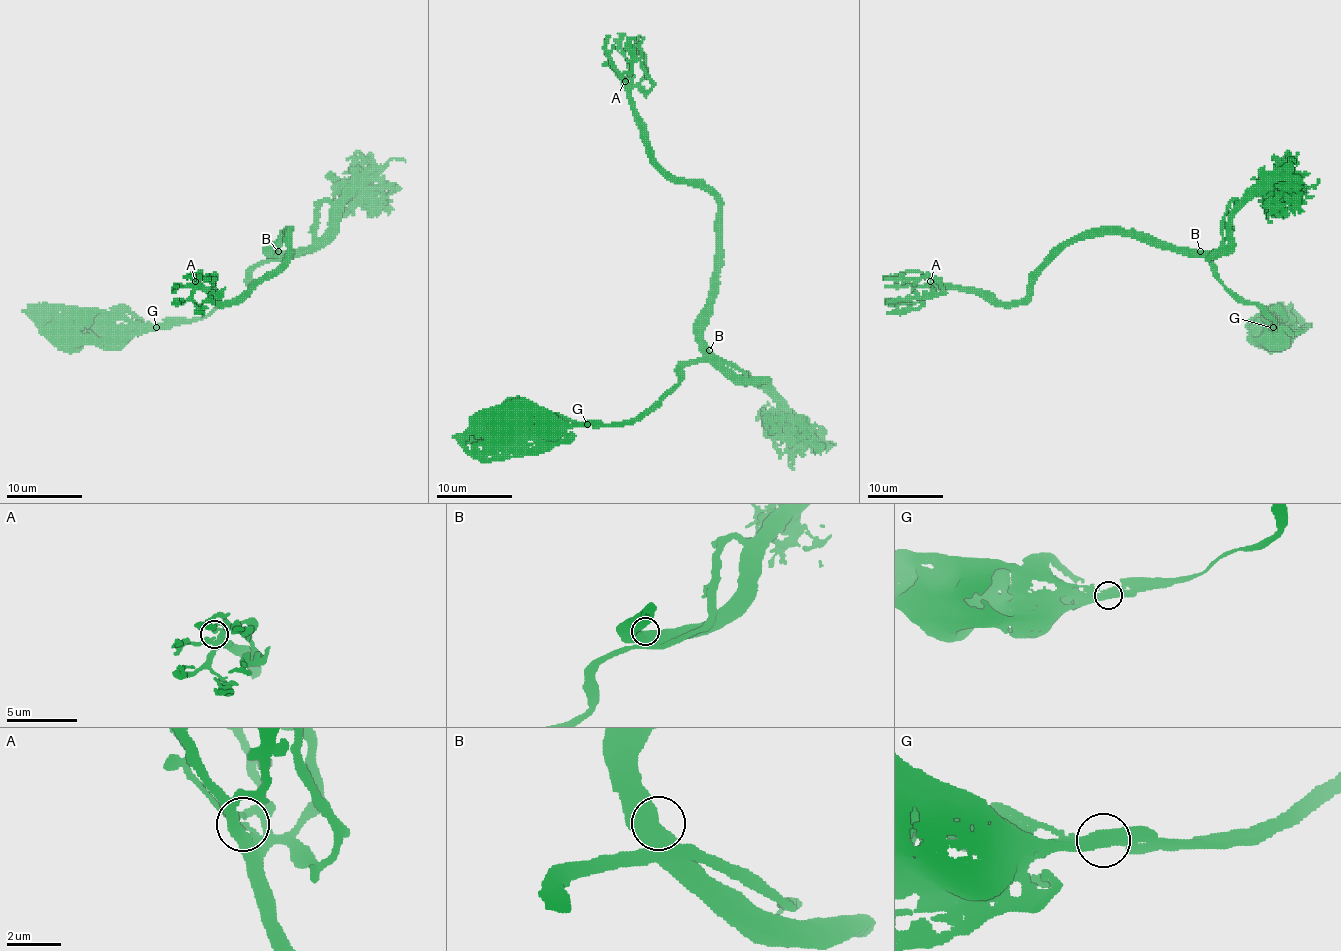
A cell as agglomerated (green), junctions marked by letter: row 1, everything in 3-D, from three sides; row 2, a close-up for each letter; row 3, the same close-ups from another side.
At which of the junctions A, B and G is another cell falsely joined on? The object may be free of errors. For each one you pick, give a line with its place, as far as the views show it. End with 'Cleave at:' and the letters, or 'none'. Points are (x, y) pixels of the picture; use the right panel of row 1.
Cleave at: none

